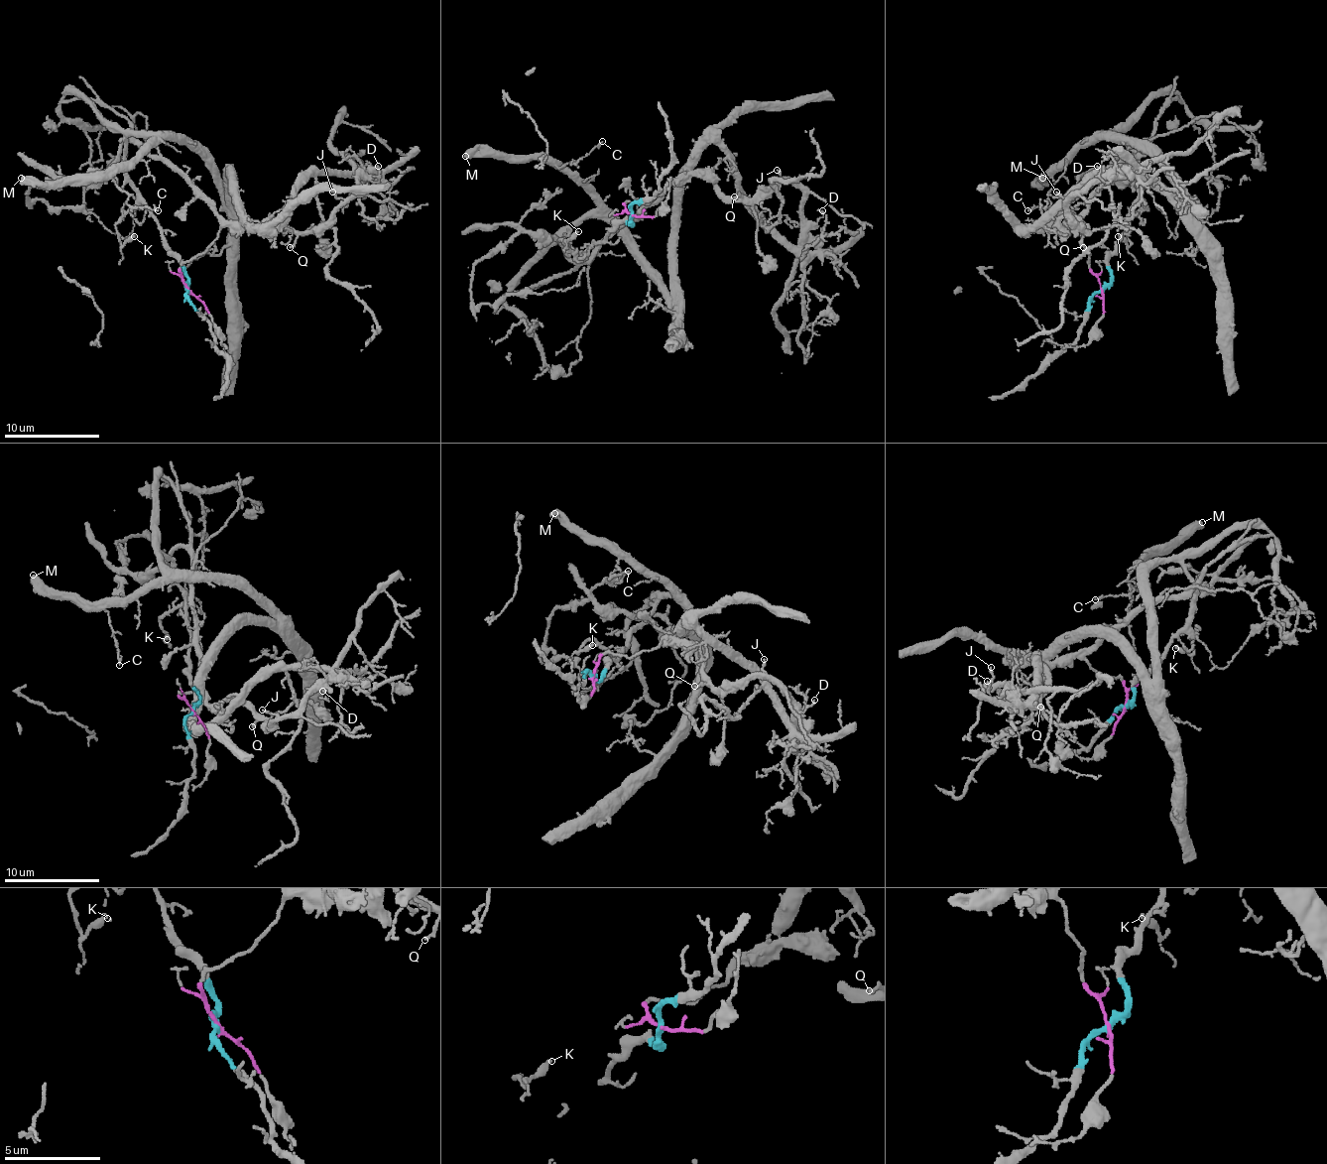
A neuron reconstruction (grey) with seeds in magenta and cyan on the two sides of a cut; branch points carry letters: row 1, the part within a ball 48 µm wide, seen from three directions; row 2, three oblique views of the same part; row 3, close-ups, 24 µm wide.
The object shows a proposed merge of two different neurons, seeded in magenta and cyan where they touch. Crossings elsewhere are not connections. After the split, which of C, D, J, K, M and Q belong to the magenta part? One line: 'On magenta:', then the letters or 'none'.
On magenta: D, J, Q

